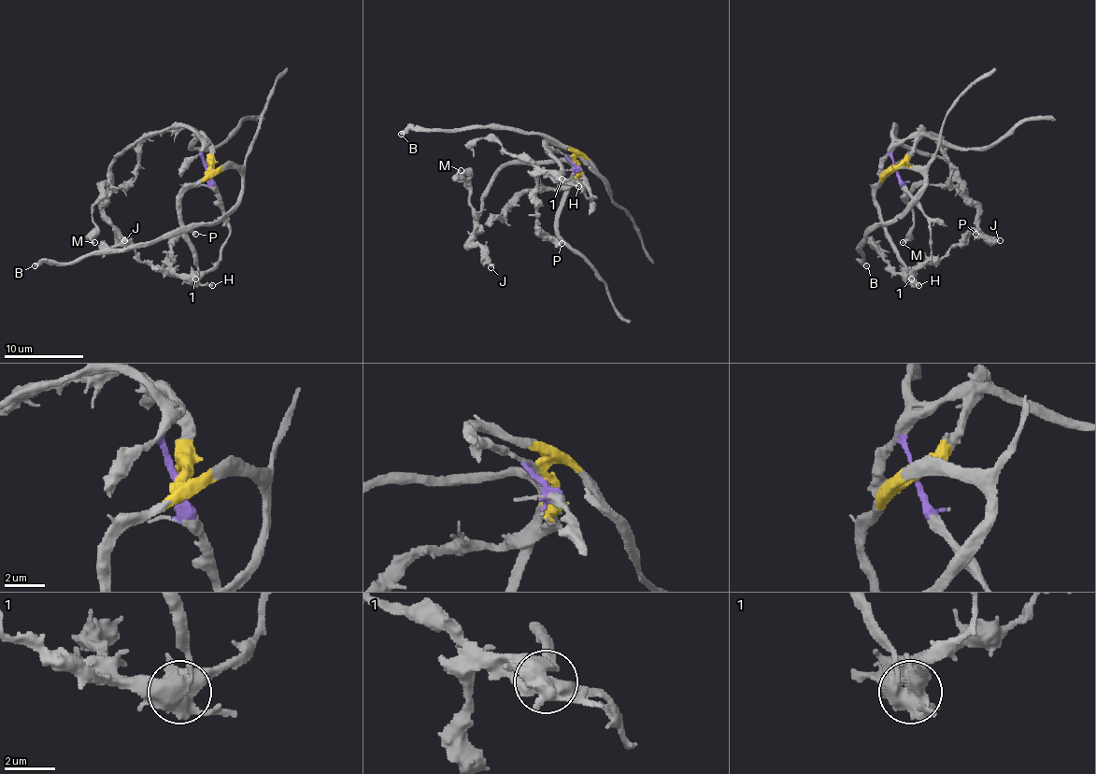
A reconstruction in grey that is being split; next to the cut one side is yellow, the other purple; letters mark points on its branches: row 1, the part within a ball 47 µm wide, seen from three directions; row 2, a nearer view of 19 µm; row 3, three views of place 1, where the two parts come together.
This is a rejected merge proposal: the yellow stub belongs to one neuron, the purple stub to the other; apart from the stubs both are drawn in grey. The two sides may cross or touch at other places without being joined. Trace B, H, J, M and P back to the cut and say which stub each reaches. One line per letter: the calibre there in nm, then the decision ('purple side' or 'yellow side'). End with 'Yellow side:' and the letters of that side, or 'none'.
B: 380 nm thick; yellow side
H: 200 nm thick; yellow side
J: 440 nm thick; purple side
M: 200 nm thick; purple side
P: 380 nm thick; yellow side
Yellow side: B, H, P

